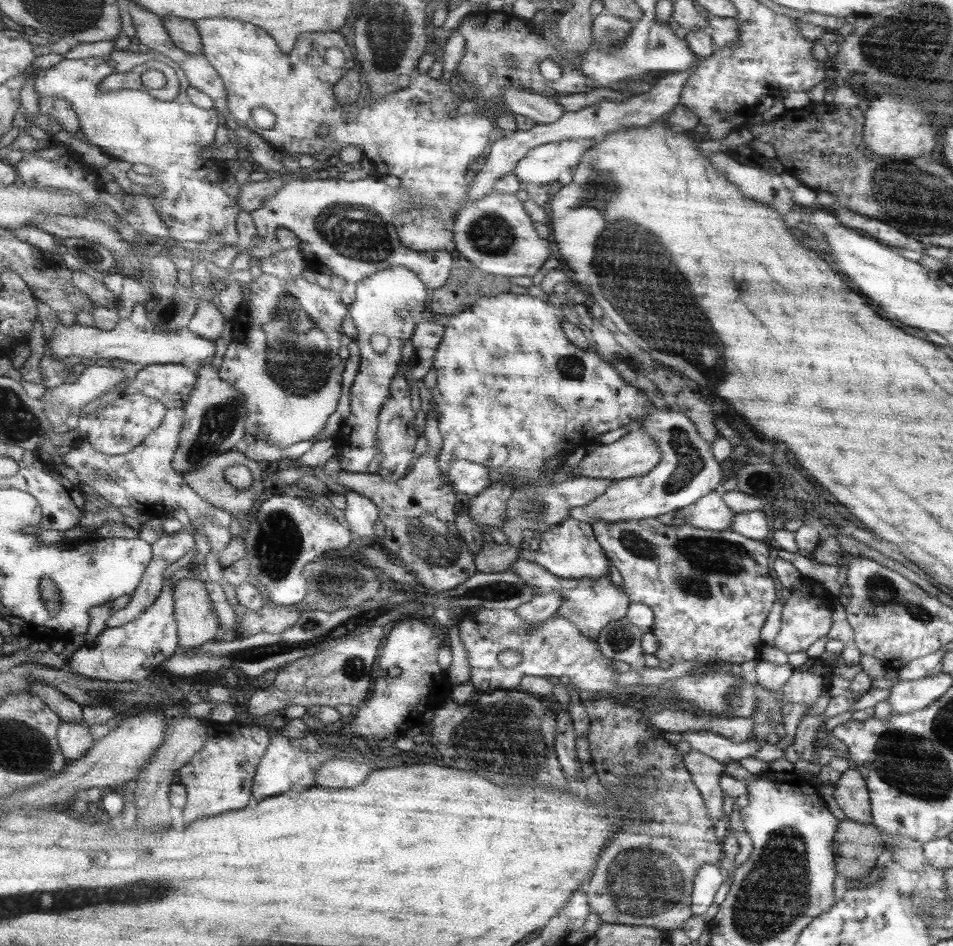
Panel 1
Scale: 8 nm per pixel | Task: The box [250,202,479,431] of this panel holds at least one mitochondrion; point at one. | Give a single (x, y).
(293, 361)

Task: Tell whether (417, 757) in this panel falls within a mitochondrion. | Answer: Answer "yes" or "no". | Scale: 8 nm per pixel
no

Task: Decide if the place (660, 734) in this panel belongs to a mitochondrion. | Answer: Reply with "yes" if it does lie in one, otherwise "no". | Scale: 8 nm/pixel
no

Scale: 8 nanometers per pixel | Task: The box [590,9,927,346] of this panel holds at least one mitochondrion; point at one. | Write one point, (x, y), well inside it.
(626, 259)

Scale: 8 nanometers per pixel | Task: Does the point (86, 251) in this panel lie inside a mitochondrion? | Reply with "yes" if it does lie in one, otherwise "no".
yes

